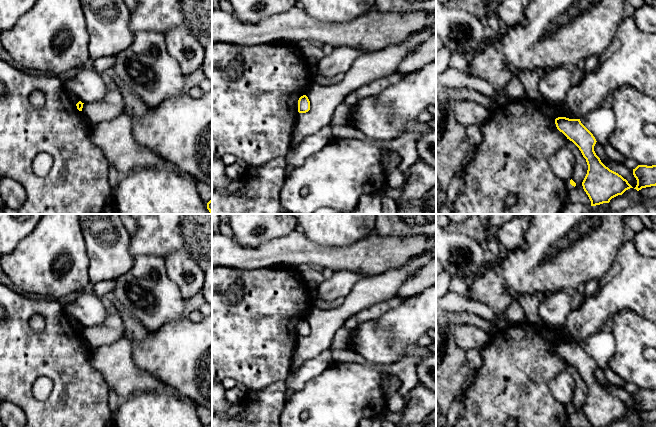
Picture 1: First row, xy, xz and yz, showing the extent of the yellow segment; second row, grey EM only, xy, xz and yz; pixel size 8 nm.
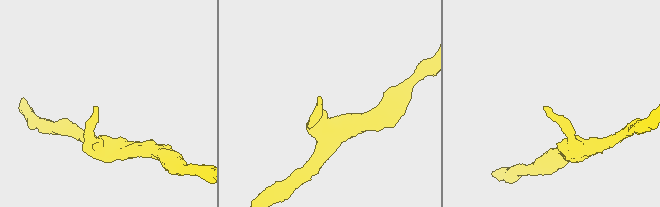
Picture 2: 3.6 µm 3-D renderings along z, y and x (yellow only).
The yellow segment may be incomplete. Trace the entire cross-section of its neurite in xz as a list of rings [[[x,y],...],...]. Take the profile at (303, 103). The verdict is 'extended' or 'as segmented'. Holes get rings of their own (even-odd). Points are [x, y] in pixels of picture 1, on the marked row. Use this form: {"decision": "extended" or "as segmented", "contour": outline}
{"decision": "as segmented", "contour": [[[303,95],[298,100],[298,112],[306,113],[310,110],[310,101],[306,95]]]}

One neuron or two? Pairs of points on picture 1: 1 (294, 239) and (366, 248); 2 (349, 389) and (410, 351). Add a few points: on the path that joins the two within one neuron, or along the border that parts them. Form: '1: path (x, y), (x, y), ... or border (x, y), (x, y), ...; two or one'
1: path (312, 253), (319, 255), (348, 255); one
2: border (417, 341), (405, 347), (404, 356); two

